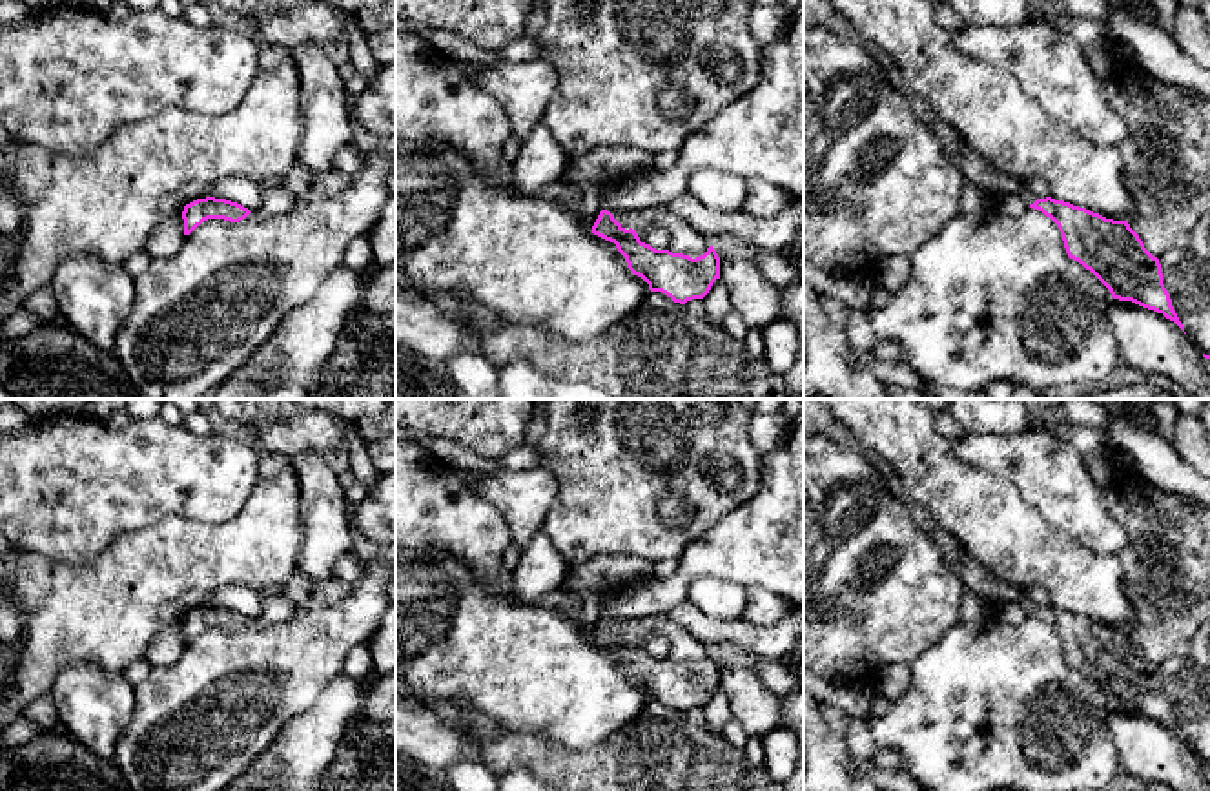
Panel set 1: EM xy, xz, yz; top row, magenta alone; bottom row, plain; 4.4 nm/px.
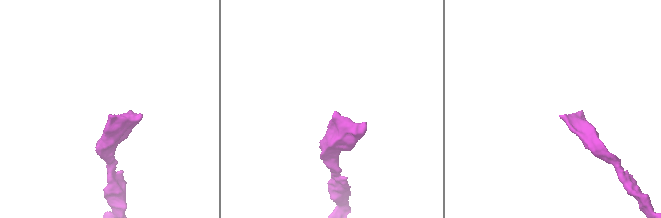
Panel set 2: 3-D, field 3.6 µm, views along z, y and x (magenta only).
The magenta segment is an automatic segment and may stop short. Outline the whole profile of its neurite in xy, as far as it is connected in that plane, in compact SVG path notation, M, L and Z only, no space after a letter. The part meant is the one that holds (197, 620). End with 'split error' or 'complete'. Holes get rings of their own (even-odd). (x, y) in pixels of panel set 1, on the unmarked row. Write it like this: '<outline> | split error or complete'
M197 607L184 614L184 643L190 643L197 634L208 627L224 627L230 631L239 631L246 627L251 620L237 611L226 607Z | complete

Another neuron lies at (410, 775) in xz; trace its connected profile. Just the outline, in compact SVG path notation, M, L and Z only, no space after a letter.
M403 755L395 760L395 791L454 791L446 771L417 764Z

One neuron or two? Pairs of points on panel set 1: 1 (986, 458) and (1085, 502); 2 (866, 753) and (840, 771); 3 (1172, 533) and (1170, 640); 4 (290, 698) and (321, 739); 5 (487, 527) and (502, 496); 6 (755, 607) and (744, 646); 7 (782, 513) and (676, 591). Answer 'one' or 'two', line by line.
1: one
2: two
3: one
4: two
5: two
6: two
7: one

